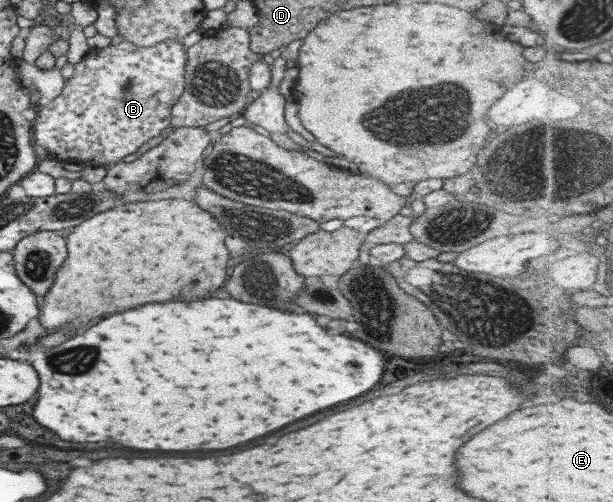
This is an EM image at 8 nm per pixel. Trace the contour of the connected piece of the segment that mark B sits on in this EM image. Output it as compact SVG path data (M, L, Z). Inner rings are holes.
M166 39L155 46L146 48L136 47L130 42L122 41L114 46L106 46L102 49L92 49L84 56L76 65L74 65L73 74L68 81L63 83L63 88L58 97L52 101L41 102L41 107L36 112L35 119L31 123L31 138L34 147L37 151L47 153L52 159L60 162L75 162L75 167L83 166L110 166L126 157L128 154L135 152L135 150L144 144L149 138L158 135L160 130L164 130L169 126L170 109L173 102L176 102L180 94L184 92L184 66L186 66L186 47L182 46L181 40Z

